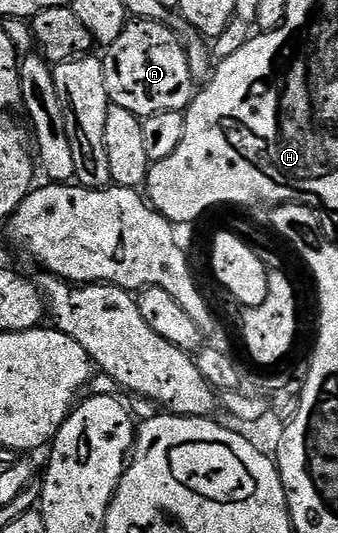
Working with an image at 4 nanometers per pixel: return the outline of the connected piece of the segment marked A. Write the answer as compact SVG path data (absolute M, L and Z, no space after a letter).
M138 20L126 24L123 34L104 49L105 81L110 105L131 110L142 118L160 112L184 112L195 95L195 81L187 66L185 44L168 23L160 20Z

